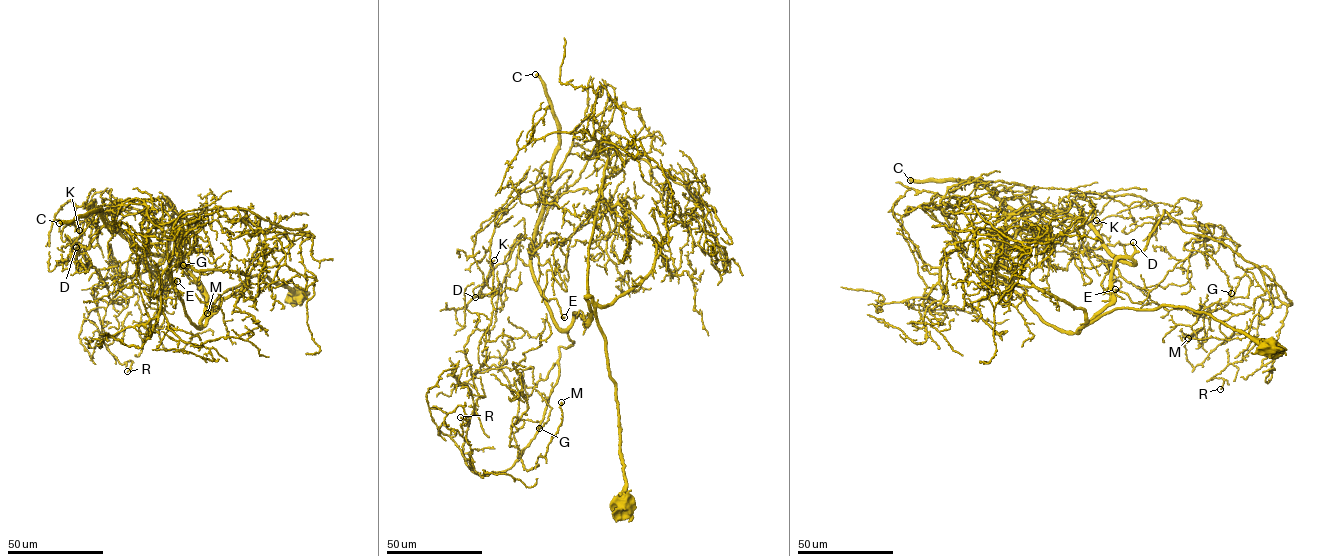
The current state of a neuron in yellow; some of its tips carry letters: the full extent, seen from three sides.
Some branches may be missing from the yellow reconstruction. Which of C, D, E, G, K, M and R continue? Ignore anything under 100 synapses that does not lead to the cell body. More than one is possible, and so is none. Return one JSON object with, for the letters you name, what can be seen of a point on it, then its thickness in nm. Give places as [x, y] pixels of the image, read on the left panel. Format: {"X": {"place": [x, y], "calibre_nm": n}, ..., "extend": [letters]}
{"C": {"place": [59, 223], "calibre_nm": 460}, "extend": ["C"]}

